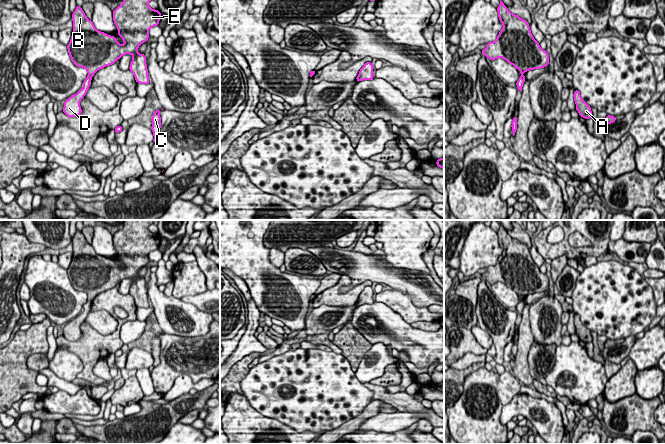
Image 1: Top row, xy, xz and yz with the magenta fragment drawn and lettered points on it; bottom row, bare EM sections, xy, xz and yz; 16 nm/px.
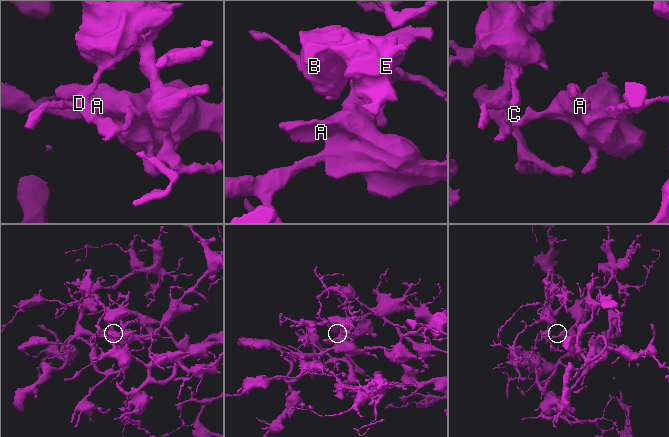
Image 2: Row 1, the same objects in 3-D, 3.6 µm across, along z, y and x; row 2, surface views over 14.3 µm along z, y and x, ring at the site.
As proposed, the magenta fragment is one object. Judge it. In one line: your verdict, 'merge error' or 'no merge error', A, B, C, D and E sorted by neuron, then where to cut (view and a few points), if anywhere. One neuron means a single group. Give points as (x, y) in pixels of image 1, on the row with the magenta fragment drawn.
no merge error; A B C D E; no cut

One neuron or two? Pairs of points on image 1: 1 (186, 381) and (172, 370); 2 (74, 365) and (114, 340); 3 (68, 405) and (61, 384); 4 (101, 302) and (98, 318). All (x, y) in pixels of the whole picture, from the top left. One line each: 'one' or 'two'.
1: two
2: two
3: two
4: two

